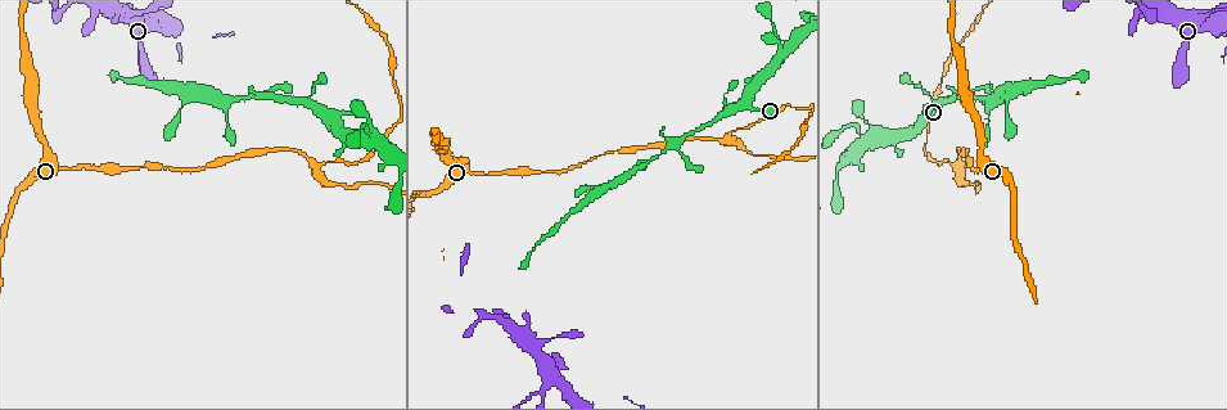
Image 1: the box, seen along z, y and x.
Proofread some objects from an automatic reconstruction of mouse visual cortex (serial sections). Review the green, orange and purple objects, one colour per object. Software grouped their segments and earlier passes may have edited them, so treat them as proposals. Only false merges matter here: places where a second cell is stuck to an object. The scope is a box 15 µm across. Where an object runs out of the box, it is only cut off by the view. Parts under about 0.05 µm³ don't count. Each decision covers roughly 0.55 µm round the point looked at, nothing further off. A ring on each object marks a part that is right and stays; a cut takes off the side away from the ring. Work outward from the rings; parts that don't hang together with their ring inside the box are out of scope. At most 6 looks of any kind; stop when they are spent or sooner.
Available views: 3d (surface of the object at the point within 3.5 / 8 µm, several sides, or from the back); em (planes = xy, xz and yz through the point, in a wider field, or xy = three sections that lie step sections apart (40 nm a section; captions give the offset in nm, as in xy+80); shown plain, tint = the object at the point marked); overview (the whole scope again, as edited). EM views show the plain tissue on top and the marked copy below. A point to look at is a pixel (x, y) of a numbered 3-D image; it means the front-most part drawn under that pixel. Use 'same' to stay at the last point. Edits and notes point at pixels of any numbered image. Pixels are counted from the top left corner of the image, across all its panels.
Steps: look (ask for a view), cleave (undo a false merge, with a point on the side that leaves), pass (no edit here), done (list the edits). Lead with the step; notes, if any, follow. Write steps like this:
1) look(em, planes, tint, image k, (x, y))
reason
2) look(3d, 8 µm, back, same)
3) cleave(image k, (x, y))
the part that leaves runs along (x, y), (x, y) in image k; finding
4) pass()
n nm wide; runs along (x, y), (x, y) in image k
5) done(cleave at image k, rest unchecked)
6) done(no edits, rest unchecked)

look(3d, 3.5 µm, image 1, (1213, 21))

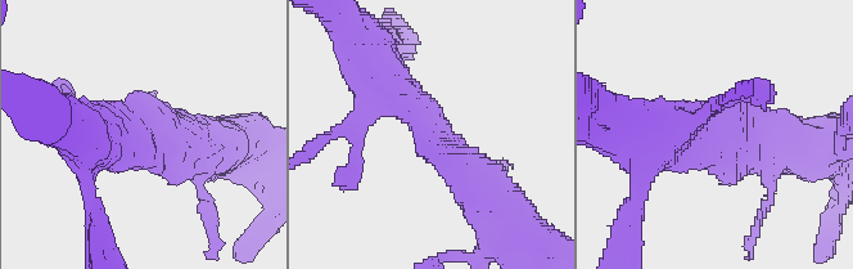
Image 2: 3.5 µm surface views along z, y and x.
pass()
runs along (373, 55), (436, 142), (487, 182) in image 2; one cell here

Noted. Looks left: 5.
look(3d, 3.5 µm, image 1, (308, 103))
sharp bend

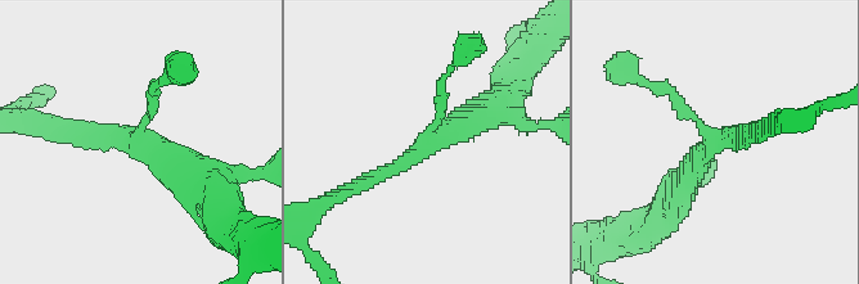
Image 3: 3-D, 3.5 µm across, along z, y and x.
look(em, xy, step 5, tint, image 3, (431, 143))
now the EM

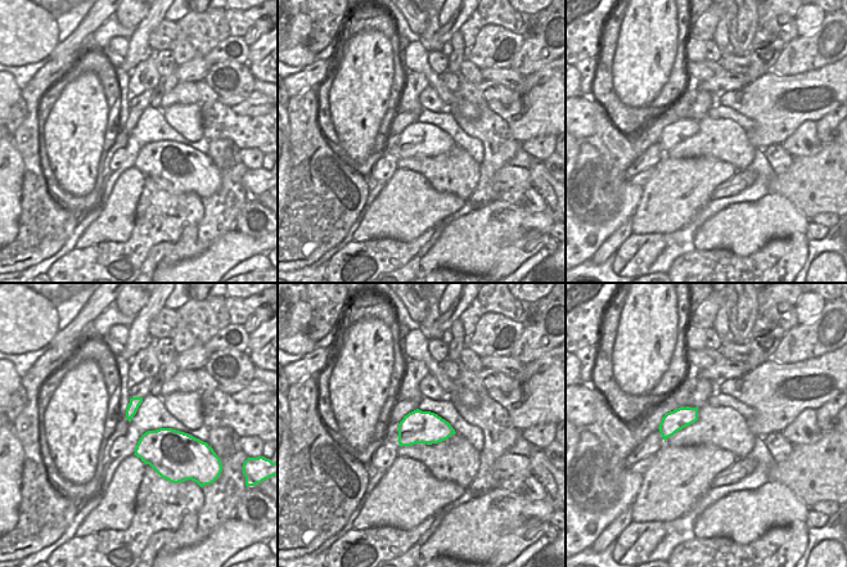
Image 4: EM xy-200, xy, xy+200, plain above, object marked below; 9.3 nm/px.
pass()
runs along (500, 115), (445, 131), (358, 184) in image 3; all the same cell

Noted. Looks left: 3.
look(3d, 3.5 µm, image 1, (677, 145))
narrows sharply

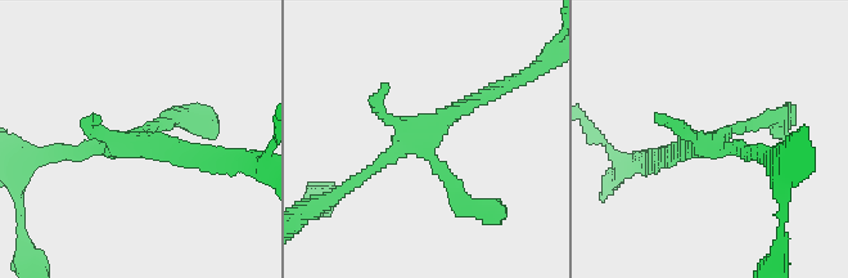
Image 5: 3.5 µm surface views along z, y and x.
look(em, xy, step 5, tint, image 5, (419, 132))

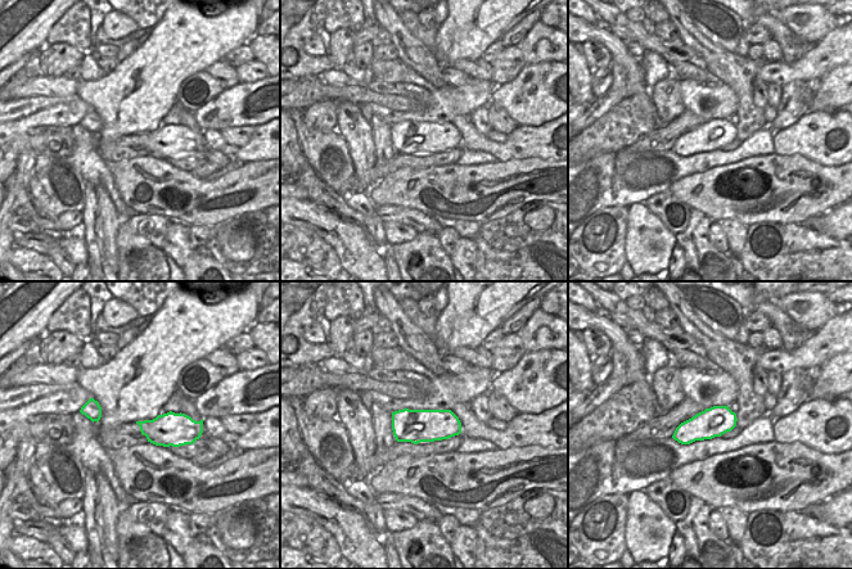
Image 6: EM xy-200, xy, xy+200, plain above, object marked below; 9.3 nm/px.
pass()
continuous, no second cell

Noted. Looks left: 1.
done(no edits, rest unchecked)

